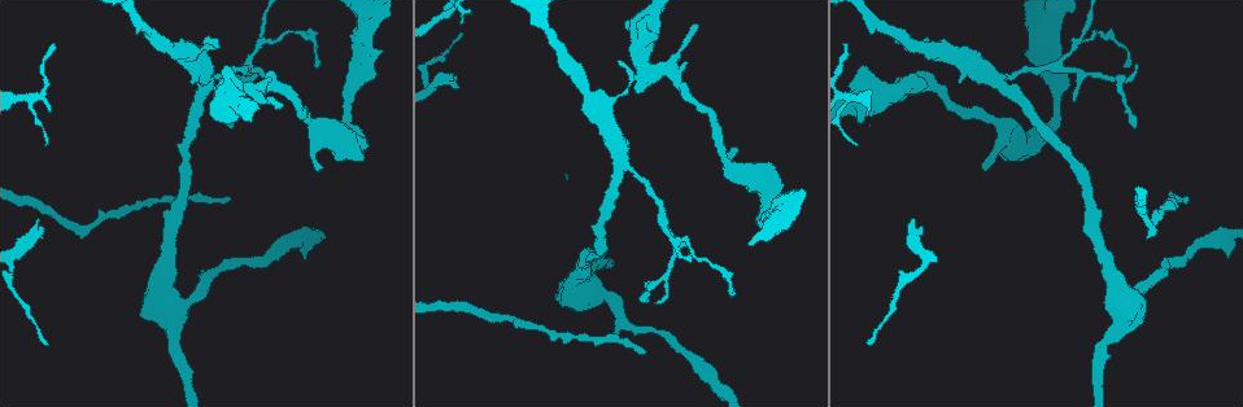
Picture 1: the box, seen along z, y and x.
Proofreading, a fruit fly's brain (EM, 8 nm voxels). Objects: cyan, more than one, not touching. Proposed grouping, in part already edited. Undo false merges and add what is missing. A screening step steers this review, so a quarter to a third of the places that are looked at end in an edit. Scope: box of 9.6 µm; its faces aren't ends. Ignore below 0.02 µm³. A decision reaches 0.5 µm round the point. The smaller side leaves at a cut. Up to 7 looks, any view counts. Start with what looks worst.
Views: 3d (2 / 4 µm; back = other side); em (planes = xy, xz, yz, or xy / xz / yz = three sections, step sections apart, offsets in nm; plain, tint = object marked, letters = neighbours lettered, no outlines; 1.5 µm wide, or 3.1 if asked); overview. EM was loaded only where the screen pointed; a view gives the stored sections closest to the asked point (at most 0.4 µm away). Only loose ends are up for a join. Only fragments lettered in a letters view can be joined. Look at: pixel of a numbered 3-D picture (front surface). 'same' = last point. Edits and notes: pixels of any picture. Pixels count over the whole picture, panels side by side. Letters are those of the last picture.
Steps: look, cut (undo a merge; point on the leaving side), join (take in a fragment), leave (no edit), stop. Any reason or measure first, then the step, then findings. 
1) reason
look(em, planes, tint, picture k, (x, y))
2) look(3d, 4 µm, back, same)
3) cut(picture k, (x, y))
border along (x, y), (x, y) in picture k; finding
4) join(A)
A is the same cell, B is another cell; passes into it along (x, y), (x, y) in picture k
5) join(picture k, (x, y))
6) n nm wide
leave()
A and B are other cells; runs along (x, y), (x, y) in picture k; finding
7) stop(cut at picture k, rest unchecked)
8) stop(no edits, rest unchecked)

thick end
look(em, xy, step 4, letters, picture 1, (1027, 54))

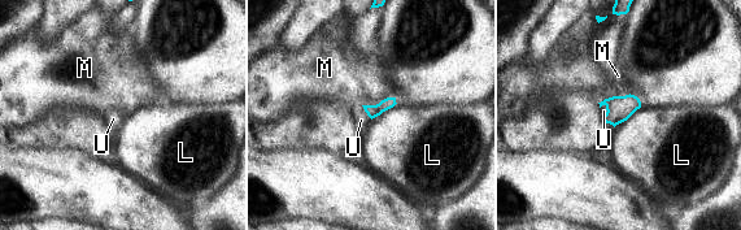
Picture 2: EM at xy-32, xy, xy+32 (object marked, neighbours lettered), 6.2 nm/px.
cut it another way
look(em, planes, letters, same)

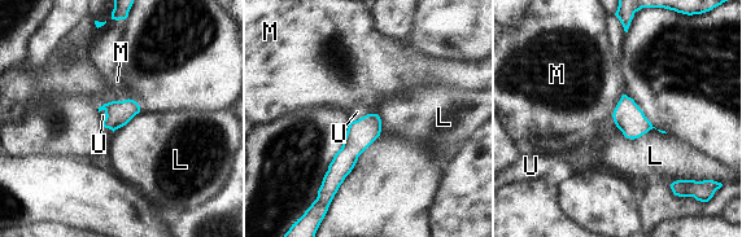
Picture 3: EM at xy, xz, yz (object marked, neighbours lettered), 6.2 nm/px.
leave()
L, M and U are other cells; border along (367, 113), (350, 122) in picture 3; no lettered fragment goes on from it

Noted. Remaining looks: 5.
an open end
look(3d, 4 µm, picture 1, (451, 77))

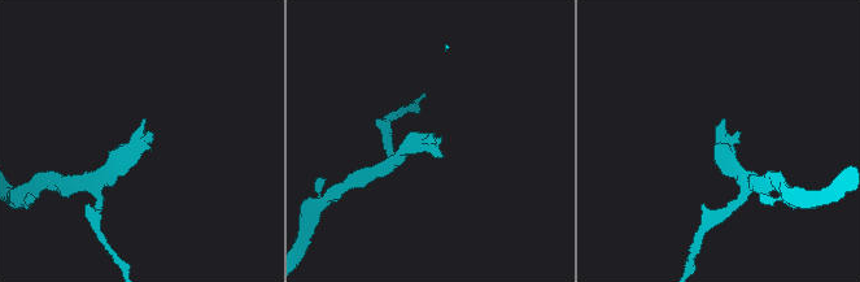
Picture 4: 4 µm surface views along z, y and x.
need the tissue
look(em, xz, step 4, tint, picture 4, (142, 120))

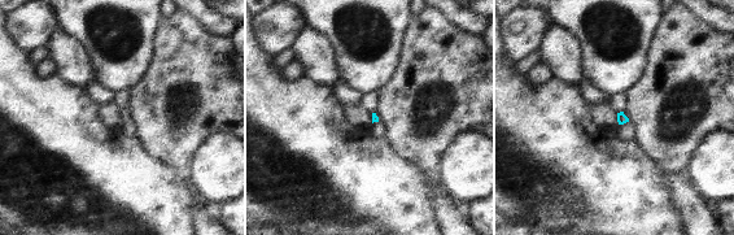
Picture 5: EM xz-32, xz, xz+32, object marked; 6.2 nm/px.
look(em, planes, letters, same)

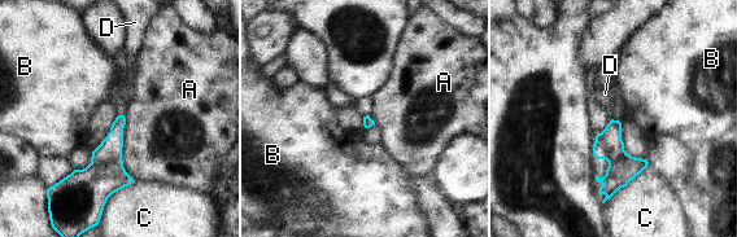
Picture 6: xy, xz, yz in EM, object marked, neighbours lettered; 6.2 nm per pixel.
A touches over 420 nm
join(D)
D is the same cell, A, B and C are other cells; passes into it along (109, 153), (121, 115), (120, 100) in picture 6; it goes on there

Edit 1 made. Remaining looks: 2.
abrupt turn
look(em, xz, step 4, letters, picture 1, (441, 16))

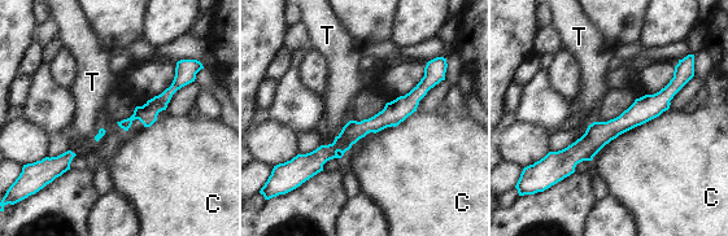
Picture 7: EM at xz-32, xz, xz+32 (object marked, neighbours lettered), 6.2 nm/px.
leave()
C and T are other cells; border along (668, 108), (611, 139), (591, 161) in picture 7; one neuron here

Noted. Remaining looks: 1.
stop(join at picture 6, rest unchecked)

